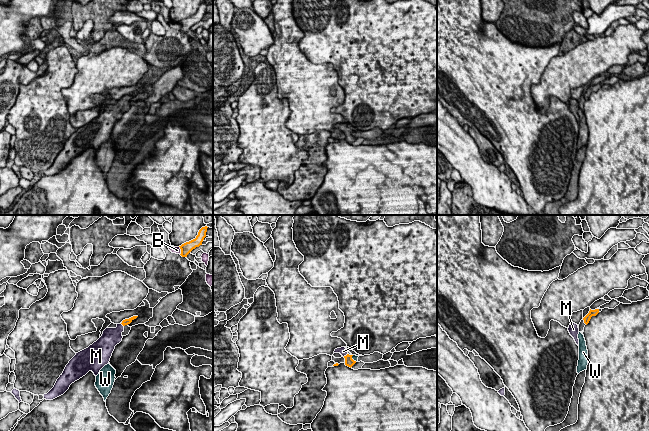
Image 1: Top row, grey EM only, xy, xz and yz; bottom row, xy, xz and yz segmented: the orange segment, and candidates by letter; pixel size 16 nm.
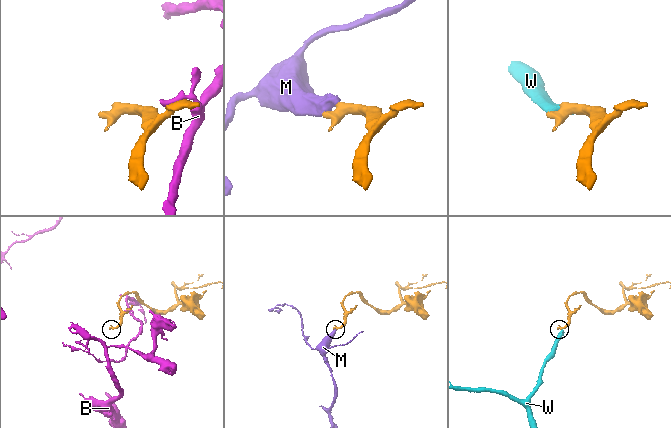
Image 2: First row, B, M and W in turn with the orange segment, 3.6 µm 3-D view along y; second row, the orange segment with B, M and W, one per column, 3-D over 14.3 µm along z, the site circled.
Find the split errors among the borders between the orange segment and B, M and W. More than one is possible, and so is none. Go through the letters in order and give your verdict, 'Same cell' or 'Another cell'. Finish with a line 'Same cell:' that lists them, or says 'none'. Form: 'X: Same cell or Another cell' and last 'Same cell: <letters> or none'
B: Another cell
M: Same cell
W: Another cell
Same cell: M

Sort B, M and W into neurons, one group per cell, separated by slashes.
B / M / W

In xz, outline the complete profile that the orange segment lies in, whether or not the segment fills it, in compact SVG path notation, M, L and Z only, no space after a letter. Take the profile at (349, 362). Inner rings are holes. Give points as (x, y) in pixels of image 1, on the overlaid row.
M345 347L335 349L334 353L340 353L345 358L345 365L350 368L356 363L356 361L352 359L353 355L349 355Z

